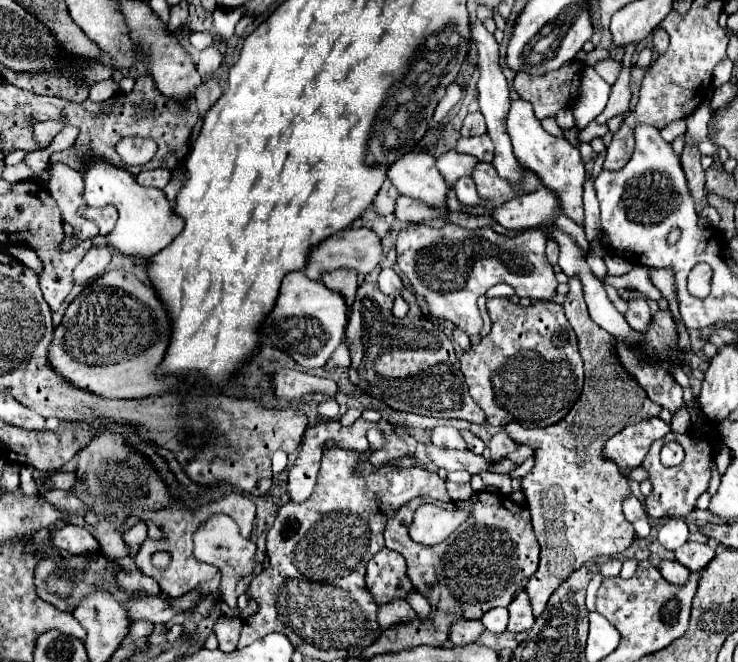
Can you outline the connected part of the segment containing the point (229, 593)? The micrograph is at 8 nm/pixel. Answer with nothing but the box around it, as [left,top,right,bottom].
[194,514,256,608]

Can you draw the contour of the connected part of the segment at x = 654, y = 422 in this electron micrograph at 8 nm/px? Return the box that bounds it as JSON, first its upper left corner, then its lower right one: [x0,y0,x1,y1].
[604,416,670,468]

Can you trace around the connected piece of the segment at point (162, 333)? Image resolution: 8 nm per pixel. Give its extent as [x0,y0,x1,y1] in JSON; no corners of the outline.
[50,270,178,398]

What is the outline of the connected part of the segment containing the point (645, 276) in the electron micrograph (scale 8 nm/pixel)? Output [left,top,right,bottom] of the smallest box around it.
[608,264,662,300]

